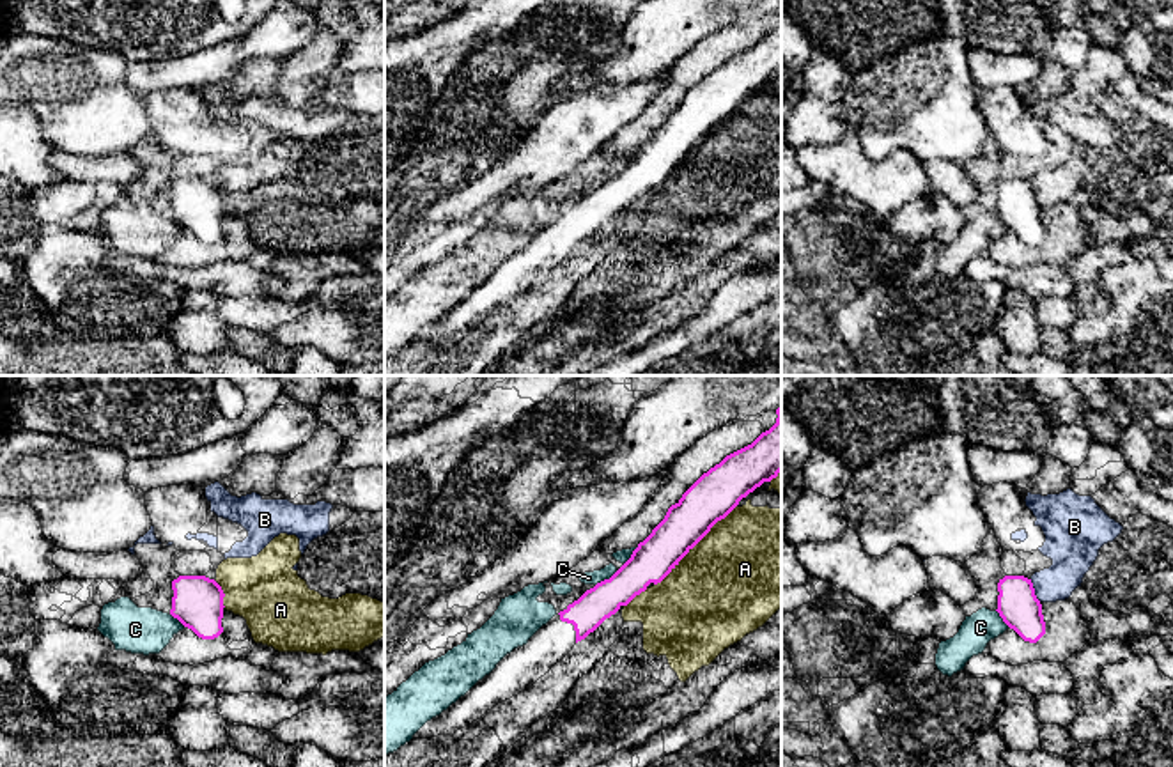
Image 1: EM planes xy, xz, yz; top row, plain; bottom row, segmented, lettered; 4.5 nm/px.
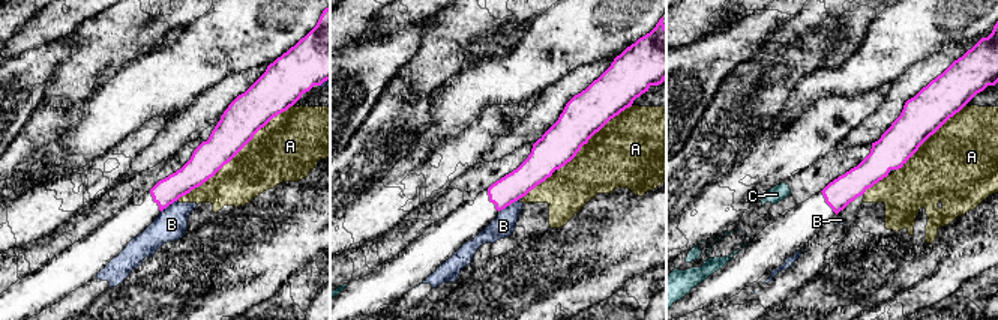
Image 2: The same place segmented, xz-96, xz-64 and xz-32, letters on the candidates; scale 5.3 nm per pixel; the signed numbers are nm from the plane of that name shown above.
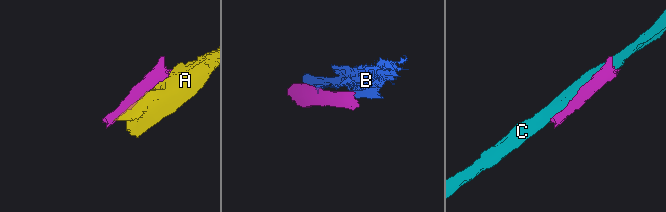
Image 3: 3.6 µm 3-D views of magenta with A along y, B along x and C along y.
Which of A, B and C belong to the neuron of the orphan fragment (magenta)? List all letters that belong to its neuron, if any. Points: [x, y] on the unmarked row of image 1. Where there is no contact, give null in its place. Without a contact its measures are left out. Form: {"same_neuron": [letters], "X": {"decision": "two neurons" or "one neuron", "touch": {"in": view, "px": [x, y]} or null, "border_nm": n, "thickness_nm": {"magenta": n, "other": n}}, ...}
{"same_neuron": [], "A": {"decision": "two neurons", "touch": {"in": "xz", "px": [695, 147]}, "border_nm": 500, "thickness_nm": {"magenta": 220, "other": 480}}, "B": {"decision": "two neurons", "touch": {"in": "yz", "px": [1033, 193]}, "border_nm": 120, "thickness_nm": {"magenta": 190, "other": 200}}, "C": {"decision": "two neurons", "touch": {"in": "xz", "px": [606, 183]}, "border_nm": 120, "thickness_nm": {"magenta": 190, "other": 60}}}

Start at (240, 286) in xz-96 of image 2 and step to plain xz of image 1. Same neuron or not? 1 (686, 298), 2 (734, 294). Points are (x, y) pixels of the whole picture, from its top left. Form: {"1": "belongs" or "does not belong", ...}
{"1": "does not belong", "2": "belongs"}

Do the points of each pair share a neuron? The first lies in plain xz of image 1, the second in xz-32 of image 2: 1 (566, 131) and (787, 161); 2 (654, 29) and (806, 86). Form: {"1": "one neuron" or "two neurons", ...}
{"1": "one neuron", "2": "one neuron"}

